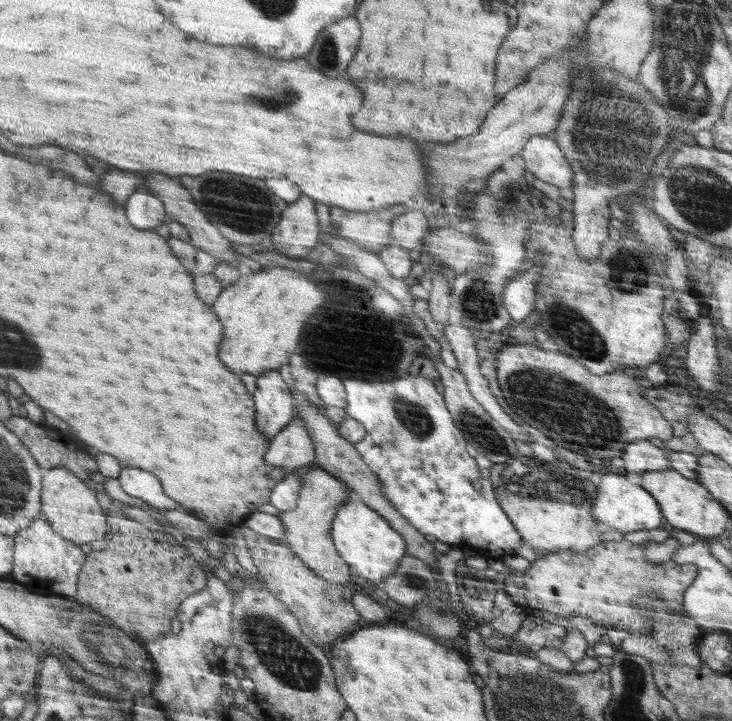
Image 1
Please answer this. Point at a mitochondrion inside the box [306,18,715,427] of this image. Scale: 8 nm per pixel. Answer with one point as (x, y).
(605, 158)

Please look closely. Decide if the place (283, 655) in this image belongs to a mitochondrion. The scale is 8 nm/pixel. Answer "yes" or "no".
yes

